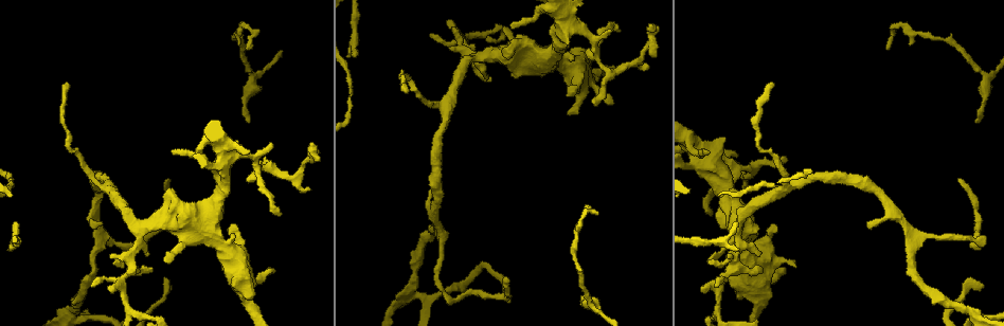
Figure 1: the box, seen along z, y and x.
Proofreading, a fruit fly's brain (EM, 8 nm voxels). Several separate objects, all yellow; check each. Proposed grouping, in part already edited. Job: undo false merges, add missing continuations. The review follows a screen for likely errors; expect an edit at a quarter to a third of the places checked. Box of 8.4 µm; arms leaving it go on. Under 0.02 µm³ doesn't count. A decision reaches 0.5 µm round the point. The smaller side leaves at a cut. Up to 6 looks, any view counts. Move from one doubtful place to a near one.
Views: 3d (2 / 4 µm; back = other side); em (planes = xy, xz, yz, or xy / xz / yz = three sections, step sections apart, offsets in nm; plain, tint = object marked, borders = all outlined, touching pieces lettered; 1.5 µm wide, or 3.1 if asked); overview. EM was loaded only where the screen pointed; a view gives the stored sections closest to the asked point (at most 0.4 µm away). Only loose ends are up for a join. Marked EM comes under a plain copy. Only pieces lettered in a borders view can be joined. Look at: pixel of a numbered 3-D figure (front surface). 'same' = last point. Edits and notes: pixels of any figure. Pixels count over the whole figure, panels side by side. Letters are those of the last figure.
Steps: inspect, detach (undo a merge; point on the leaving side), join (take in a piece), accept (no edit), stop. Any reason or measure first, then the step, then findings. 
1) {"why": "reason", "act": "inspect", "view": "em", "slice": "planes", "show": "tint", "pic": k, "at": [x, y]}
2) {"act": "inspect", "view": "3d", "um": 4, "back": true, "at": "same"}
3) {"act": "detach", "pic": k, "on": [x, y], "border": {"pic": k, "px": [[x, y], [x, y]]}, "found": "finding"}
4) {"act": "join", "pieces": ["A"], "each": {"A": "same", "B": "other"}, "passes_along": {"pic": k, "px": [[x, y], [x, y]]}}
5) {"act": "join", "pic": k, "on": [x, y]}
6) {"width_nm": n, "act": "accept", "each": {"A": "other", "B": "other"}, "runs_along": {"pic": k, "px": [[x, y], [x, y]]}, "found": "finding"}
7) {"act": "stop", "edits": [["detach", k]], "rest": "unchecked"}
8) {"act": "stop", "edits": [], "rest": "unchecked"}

{"why": "abrupt turn", "act": "inspect", "view": "em", "slice": "planes", "show": "borders", "pic": 1, "at": [448, 299]}

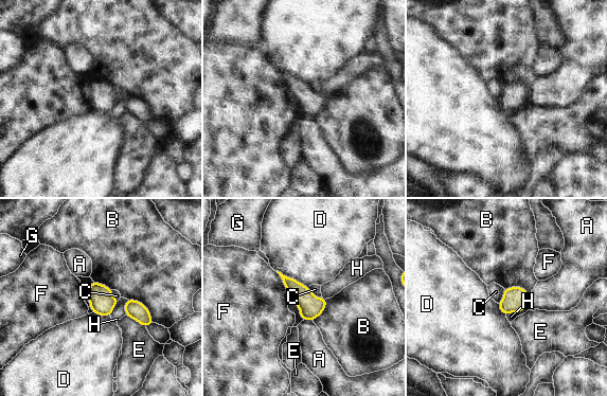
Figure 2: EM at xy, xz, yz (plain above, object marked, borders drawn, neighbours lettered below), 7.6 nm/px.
{"act": "accept", "each": {"A": "other", "B": "other", "C": "other", "D": "other", "E": "other", "F": "other", "G": "other", "H": "other"}, "border": {"pic": 2, "px": [[307, 287], [314, 294], [322, 299]]}, "found": "one cell here"}

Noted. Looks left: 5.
{"why": "branch stops here", "act": "inspect", "view": "em", "slice": "planes", "show": "borders", "pic": 1, "at": [168, 178]}

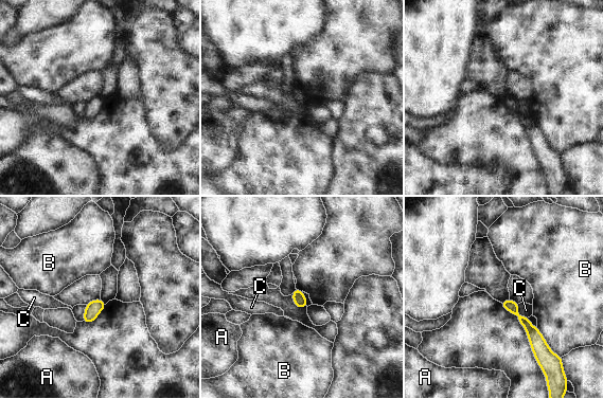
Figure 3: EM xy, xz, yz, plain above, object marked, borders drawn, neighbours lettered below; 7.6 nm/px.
{"width_nm": 80, "longest_contact_nm": ["B", 240], "act": "accept", "each": {"A": "other", "B": "other", "C": "other"}, "found": "no lettered piece goes on from it"}

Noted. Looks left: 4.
{"why": "branch stops here", "act": "inspect", "view": "em", "slice": "xy", "step": 8, "show": "borders", "pic": 1, "at": [975, 122]}

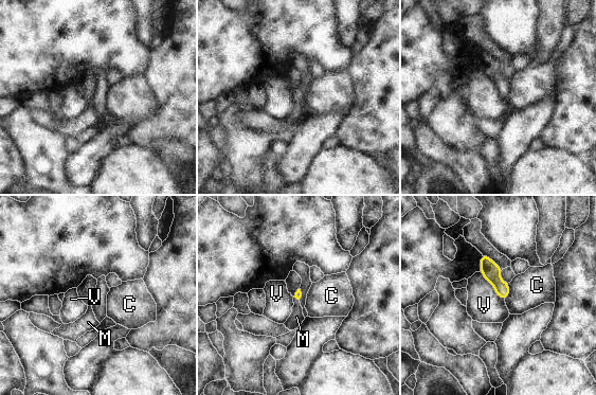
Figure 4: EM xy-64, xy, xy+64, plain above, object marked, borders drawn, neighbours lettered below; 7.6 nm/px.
{"why": "another direction", "act": "inspect", "view": "em", "slice": "planes", "show": "borders", "at": "same"}

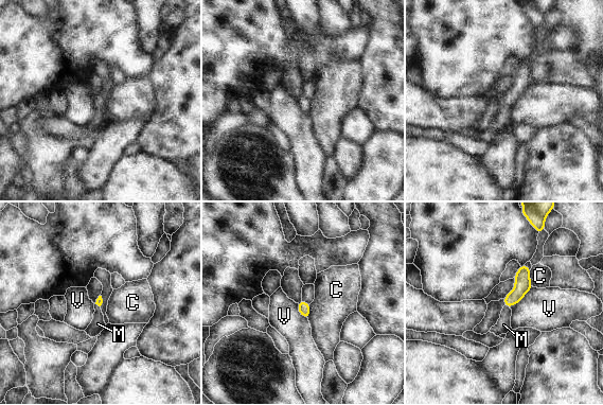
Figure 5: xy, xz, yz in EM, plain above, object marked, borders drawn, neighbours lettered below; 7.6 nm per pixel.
{"act": "join", "pieces": ["M"], "each": {"C": "other", "M": "same", "V": "other"}, "passes_along": {"pic": 5, "px": [[522, 284], [507, 305], [503, 324]]}, "found": "the cell continues"}

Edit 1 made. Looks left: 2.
{"act": "stop", "edits": [["join", 5]], "rest": "unchecked"}

